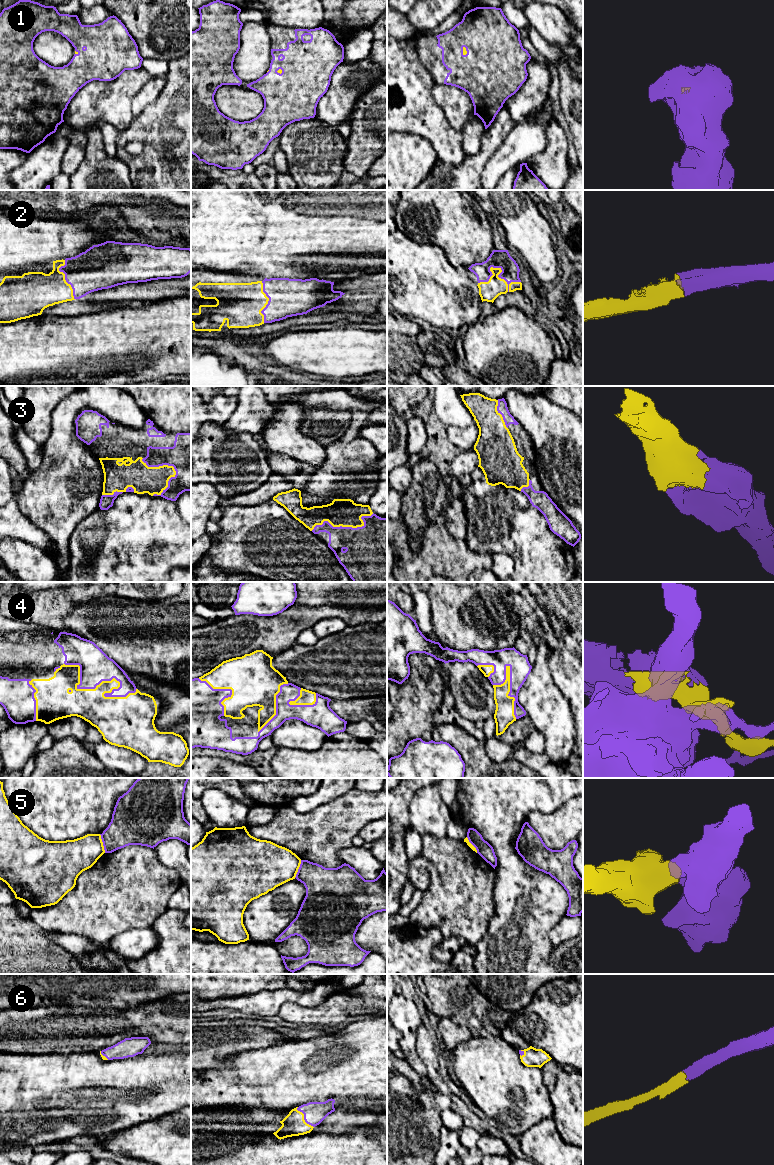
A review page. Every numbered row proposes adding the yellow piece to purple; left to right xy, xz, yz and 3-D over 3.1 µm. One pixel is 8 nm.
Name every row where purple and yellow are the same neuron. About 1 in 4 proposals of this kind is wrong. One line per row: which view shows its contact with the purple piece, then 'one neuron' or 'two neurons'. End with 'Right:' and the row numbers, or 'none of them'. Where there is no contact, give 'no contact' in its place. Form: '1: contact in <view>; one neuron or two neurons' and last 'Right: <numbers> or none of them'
1: contact in yz; one neuron
2: contact in yz; one neuron
3: contact in xy; one neuron
4: contact in xy; one neuron
5: contact in xy; two neurons
6: contact in xz; one neuron
Right: 1, 2, 3, 4, 6

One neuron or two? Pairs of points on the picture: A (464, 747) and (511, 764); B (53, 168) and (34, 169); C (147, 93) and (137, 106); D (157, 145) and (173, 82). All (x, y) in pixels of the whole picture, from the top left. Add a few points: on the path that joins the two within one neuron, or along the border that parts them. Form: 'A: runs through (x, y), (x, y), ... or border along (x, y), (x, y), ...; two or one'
A: runs through (476, 758), (485, 767), (499, 767); one
B: runs through (48, 168), (39, 169); one
C: runs through (146, 96), (139, 103); one
D: runs through (173, 129), (173, 98); one

